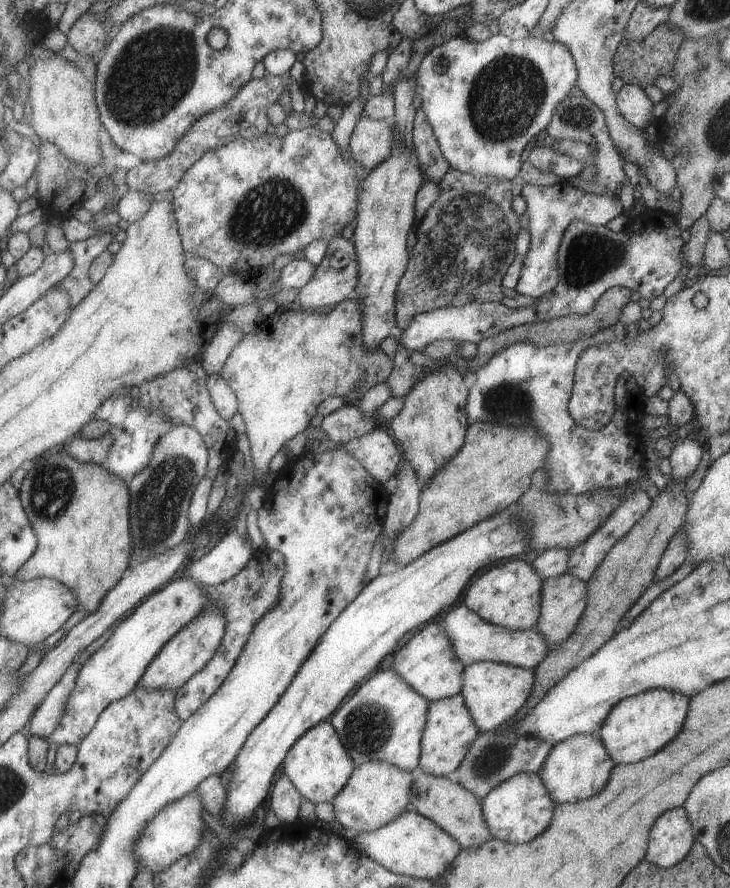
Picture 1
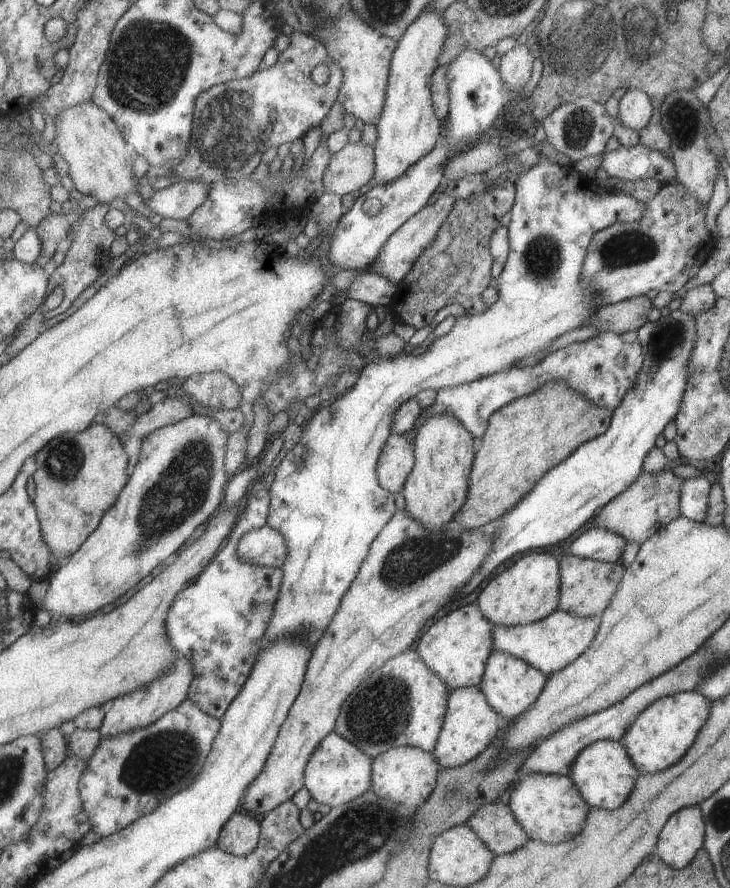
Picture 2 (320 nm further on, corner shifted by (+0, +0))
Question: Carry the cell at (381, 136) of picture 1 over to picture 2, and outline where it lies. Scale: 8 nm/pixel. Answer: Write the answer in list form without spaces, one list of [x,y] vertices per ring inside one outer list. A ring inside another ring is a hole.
[[[363,142],[347,143],[332,154],[321,180],[325,193],[340,197],[359,190],[373,177],[374,146]]]

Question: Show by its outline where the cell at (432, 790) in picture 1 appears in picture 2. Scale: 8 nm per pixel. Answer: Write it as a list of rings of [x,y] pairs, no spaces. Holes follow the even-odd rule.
[[[501,802],[480,806],[469,815],[466,824],[494,855],[504,855],[521,848],[530,838]]]

